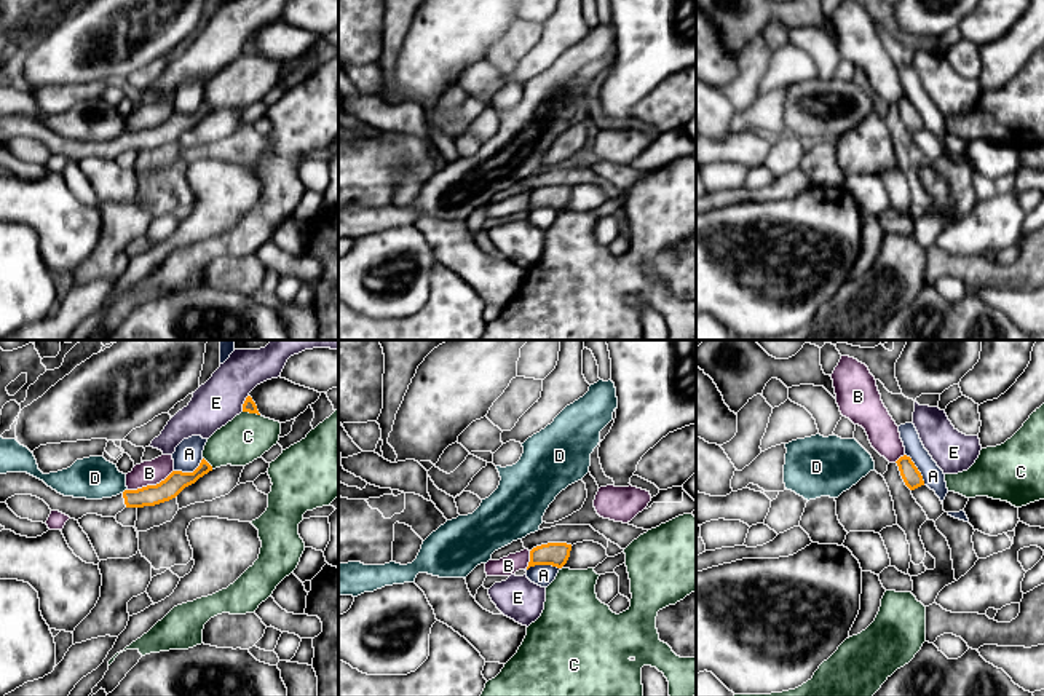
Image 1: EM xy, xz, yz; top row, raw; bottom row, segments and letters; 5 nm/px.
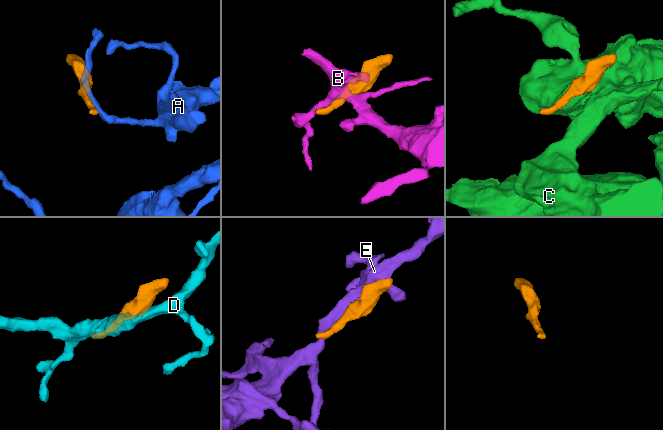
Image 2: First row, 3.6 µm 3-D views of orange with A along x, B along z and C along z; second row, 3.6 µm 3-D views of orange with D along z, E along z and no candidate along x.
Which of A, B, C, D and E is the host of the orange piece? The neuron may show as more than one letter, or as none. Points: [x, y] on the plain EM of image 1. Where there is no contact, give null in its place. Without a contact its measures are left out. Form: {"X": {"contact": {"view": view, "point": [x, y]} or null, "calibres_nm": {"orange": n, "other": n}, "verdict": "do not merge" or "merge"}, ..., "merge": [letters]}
{"A": {"contact": {"view": "xz", "point": [543, 206]}, "calibres_nm": {"orange": 120, "other": 110}, "verdict": "do not merge"}, "B": {"contact": {"view": "xy", "point": [150, 128]}, "calibres_nm": {"orange": 110, "other": 130}, "verdict": "do not merge"}, "C": {"contact": {"view": "xy", "point": [251, 55]}, "calibres_nm": {"orange": 70, "other": 240}, "verdict": "do not merge"}, "D": {"contact": {"view": "xy", "point": [125, 133]}, "calibres_nm": {"orange": 110, "other": 220}, "verdict": "do not merge"}, "E": {"contact": {"view": "xy", "point": [245, 45]}, "calibres_nm": {"orange": 70, "other": 240}, "verdict": "do not merge"}, "merge": []}

